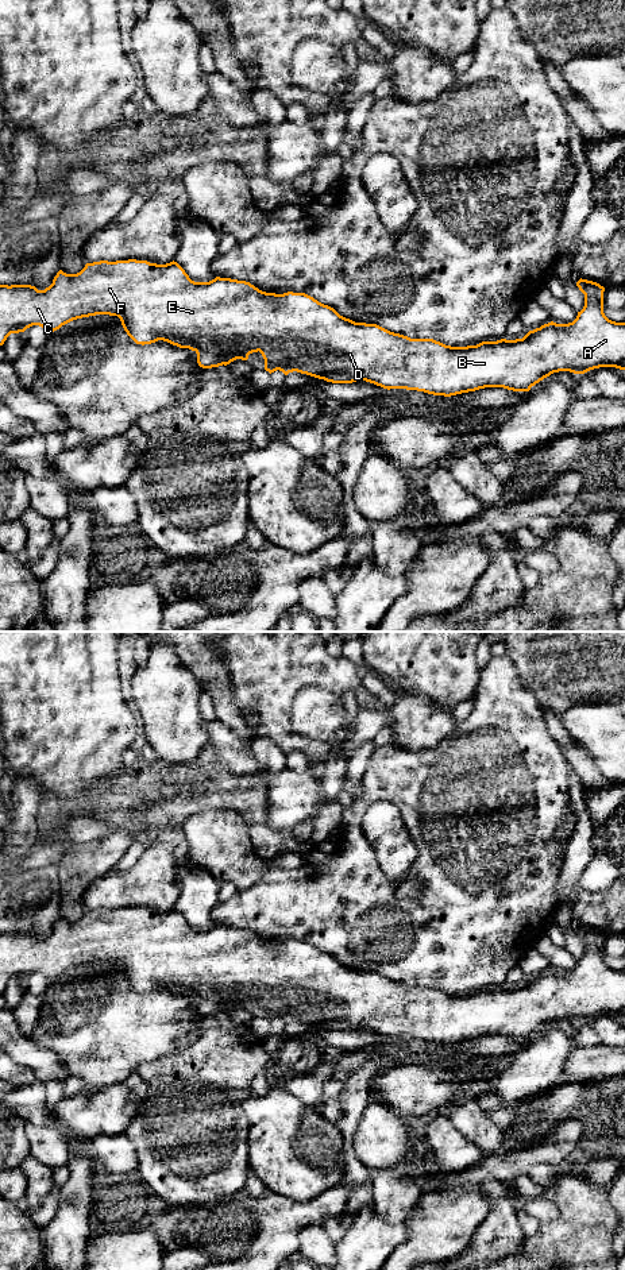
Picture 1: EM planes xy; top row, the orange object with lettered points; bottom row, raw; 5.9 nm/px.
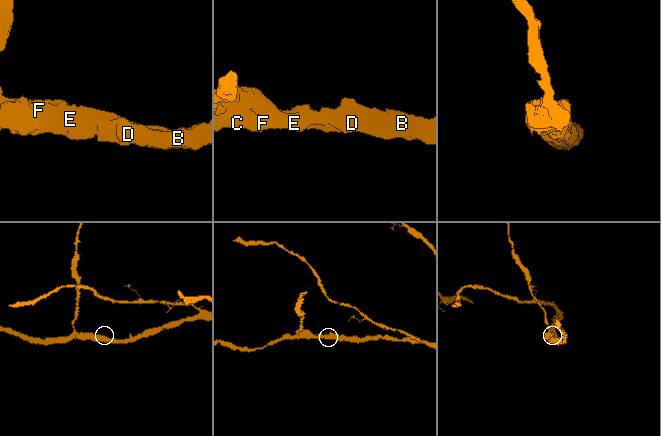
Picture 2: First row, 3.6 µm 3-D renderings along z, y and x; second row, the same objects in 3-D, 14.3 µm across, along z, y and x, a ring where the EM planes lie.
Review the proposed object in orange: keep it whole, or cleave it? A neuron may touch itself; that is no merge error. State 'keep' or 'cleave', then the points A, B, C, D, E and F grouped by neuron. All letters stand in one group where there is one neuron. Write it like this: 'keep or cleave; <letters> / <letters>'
keep; A B C D E F

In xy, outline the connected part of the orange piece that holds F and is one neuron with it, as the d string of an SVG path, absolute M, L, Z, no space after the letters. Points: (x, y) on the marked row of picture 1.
M136 259L100 260L86 263L77 274L59 270L45 290L31 285L0 285L0 346L11 333L24 332L32 325L51 333L77 319L109 314L120 319L124 331L136 344L163 340L180 348L189 348L197 354L197 363L202 368L227 366L236 359L247 360L250 354L259 351L265 359L265 370L270 374L277 370L285 375L297 371L332 383L366 381L387 390L406 389L444 397L485 387L529 391L532 386L559 371L585 374L599 367L625 370L625 323L616 323L605 316L605 287L582 278L576 286L585 294L585 306L572 323L551 321L529 331L522 339L451 347L433 339L410 339L377 324L355 323L305 293L266 293L250 282L220 277L209 282L194 282L174 260L166 265Z

